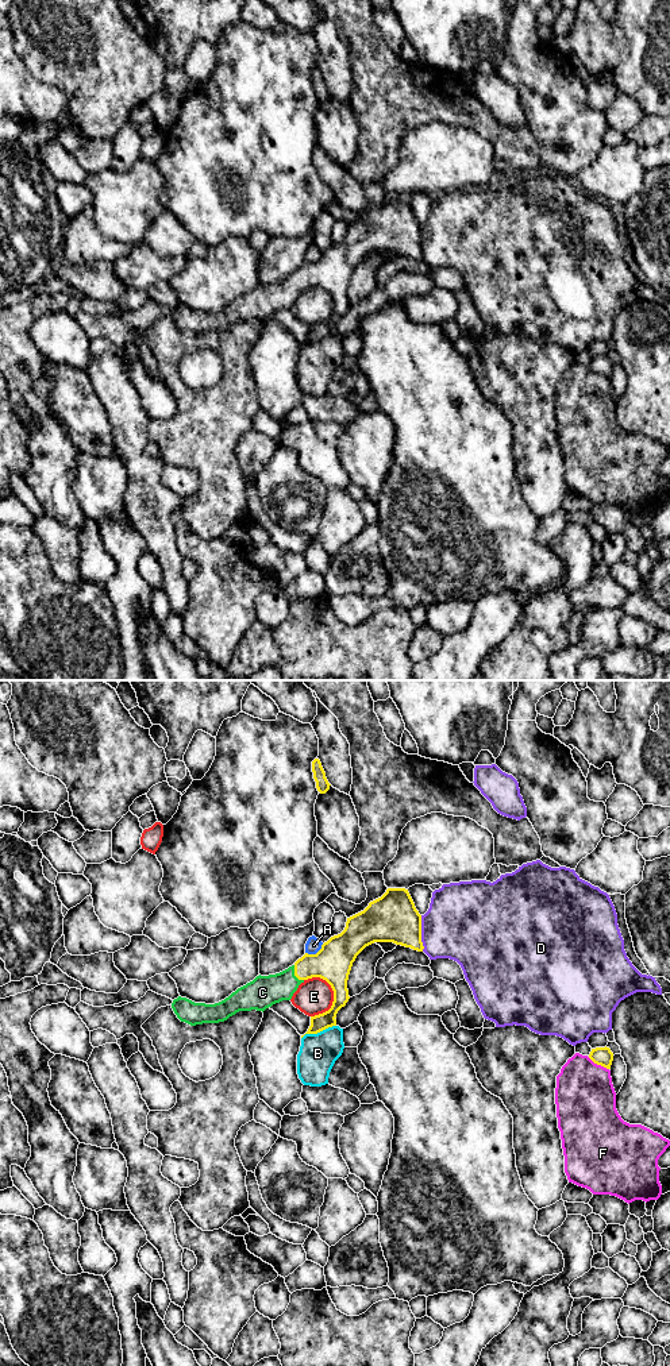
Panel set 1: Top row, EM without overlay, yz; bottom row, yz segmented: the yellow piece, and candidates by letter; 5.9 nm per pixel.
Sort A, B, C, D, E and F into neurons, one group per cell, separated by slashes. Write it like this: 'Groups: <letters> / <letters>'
Groups: A / B / C / D / E / F

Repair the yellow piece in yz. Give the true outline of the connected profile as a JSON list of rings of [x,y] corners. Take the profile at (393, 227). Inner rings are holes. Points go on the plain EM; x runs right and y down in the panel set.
[[[388,197],[369,215],[347,227],[344,239],[321,254],[316,263],[305,262],[288,278],[269,285],[257,285],[215,313],[195,312],[178,305],[172,317],[181,331],[190,335],[219,332],[239,320],[265,320],[276,312],[290,309],[299,294],[320,286],[334,300],[328,320],[311,325],[305,343],[317,343],[336,335],[336,323],[349,310],[347,289],[357,265],[374,251],[393,251],[423,261],[421,224],[405,197]]]

